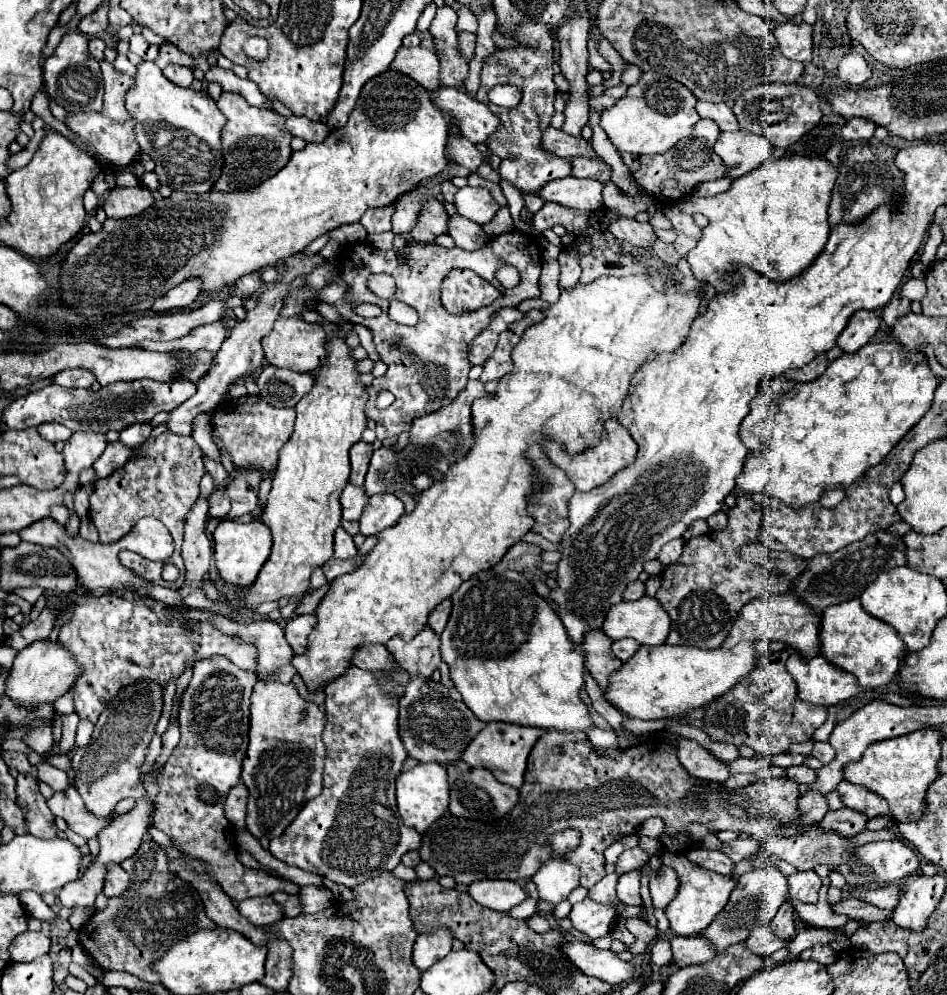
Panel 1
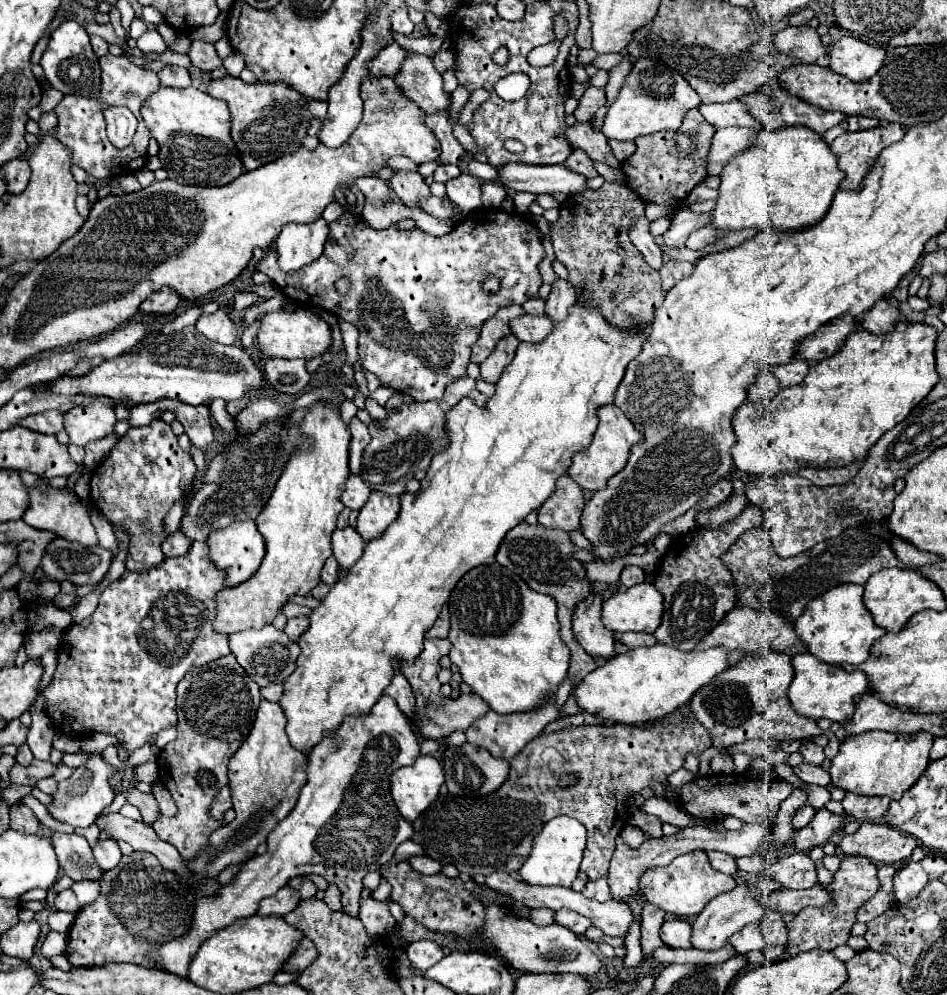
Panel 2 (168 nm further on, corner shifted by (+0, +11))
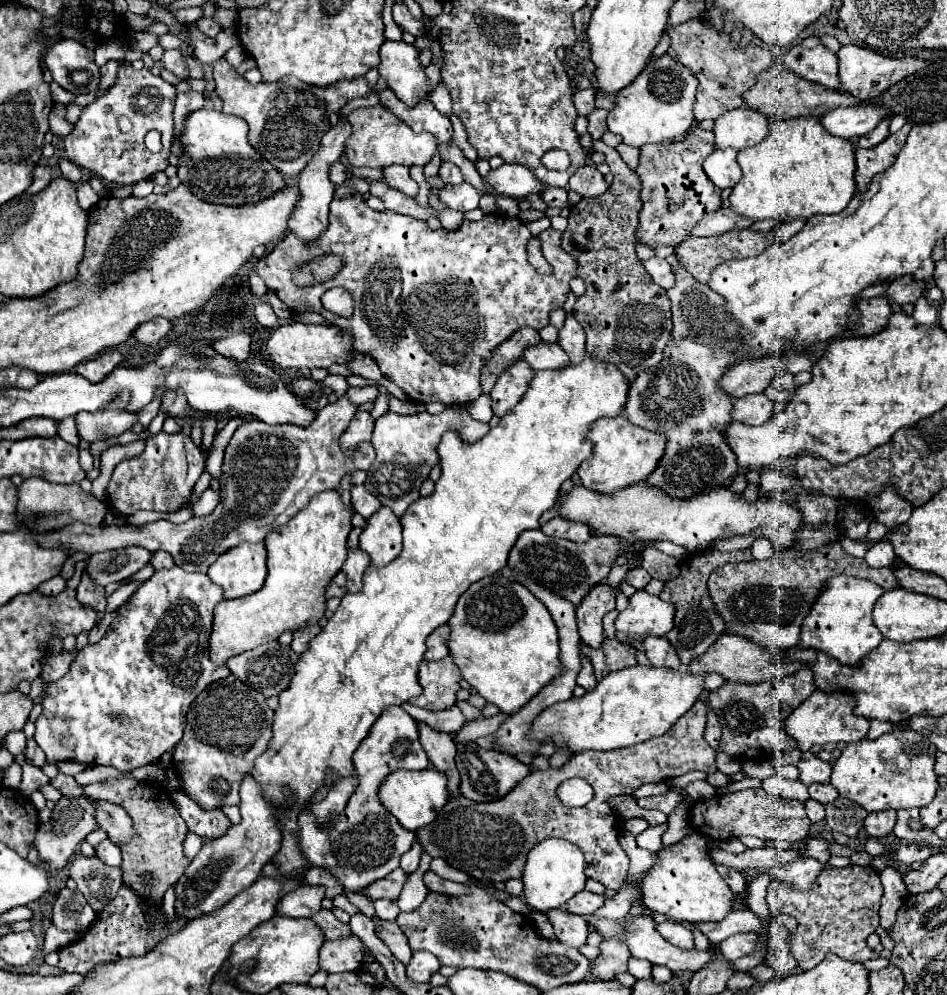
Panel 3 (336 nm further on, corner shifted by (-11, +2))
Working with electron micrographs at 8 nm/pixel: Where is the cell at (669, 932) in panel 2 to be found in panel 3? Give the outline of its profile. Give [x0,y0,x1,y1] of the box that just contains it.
[655,922,693,948]

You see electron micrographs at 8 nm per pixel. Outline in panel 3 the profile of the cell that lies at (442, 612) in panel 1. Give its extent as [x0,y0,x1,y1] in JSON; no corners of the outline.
[425,624,449,660]

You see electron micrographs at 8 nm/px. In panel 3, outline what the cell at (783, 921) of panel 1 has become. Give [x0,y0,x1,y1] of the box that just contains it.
[765,922,797,976]

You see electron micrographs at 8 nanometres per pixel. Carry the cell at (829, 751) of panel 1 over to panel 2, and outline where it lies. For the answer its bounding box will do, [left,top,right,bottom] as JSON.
[800,739,824,765]

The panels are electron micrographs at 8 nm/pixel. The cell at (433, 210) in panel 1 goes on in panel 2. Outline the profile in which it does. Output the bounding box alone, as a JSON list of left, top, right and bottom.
[390,171,430,207]

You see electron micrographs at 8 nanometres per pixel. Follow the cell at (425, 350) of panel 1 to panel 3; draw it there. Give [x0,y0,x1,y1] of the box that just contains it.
[255,194,579,406]

